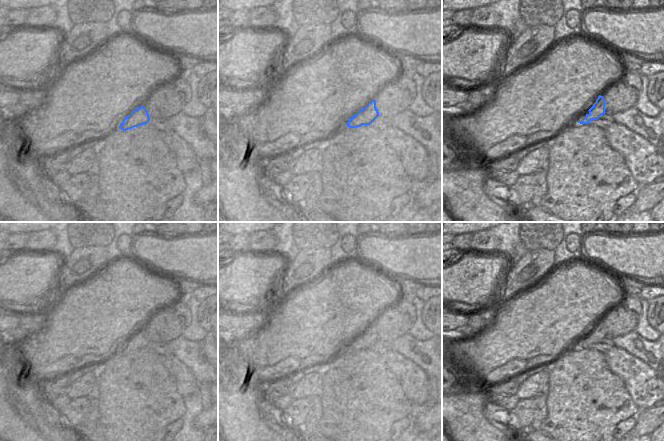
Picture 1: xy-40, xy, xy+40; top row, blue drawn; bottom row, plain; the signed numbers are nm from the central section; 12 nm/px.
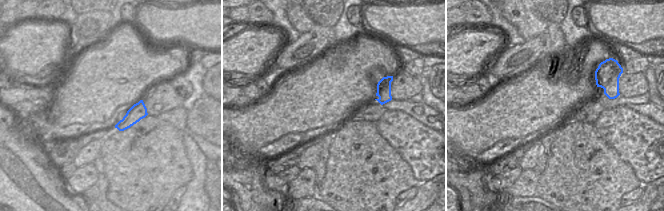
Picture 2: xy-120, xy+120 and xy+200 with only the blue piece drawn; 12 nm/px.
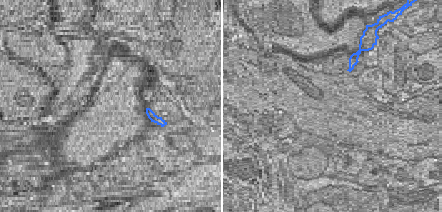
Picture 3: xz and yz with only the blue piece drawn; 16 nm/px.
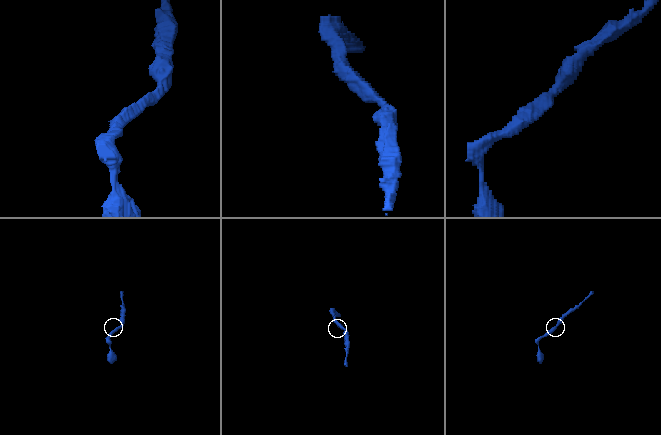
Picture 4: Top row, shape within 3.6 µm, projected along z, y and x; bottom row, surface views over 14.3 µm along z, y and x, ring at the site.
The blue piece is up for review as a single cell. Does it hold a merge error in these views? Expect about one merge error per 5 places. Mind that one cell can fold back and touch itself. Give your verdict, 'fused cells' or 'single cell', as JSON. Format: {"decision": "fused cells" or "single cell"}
{"decision": "single cell"}

